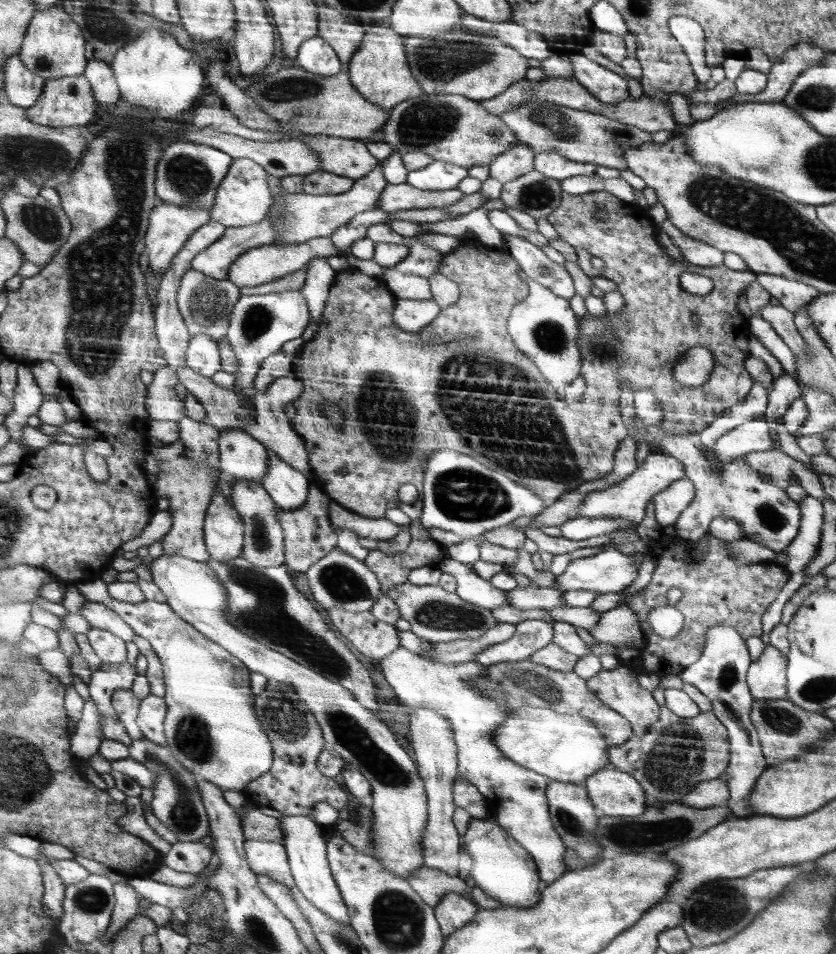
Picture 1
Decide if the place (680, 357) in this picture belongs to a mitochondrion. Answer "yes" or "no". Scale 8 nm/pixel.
no

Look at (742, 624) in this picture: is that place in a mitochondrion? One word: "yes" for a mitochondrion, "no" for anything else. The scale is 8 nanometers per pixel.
no

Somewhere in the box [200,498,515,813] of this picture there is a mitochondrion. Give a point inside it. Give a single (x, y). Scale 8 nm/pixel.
(274, 624)

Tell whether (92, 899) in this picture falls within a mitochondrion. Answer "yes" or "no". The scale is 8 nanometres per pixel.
yes

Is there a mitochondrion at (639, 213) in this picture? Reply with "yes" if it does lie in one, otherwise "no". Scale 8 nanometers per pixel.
no

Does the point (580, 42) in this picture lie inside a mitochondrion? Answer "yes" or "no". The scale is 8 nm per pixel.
no

